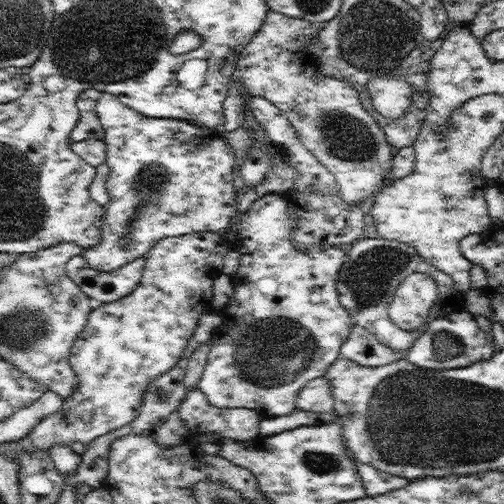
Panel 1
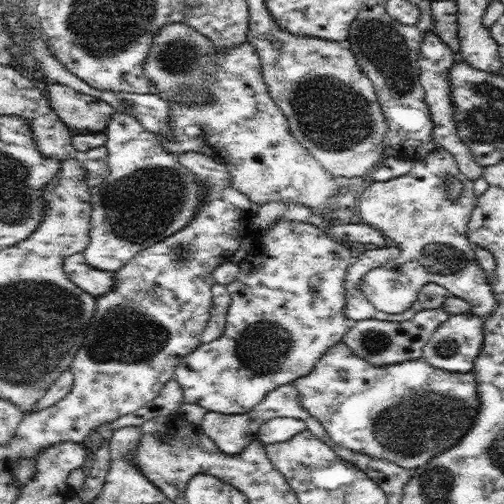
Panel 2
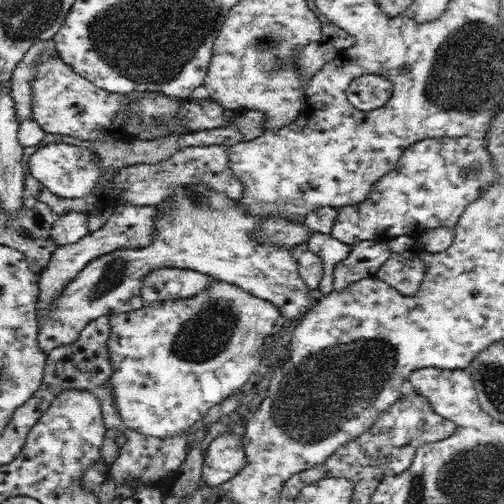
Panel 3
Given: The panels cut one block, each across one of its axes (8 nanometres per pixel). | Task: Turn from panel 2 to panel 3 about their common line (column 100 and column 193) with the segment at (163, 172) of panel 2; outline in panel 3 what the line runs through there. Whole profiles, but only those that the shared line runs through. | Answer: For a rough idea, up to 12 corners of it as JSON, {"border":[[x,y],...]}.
{"border":[[198,182],[158,210],[150,246],[92,260],[38,320],[42,352],[100,316],[144,308],[142,280],[194,270],[312,310],[264,216]]}

